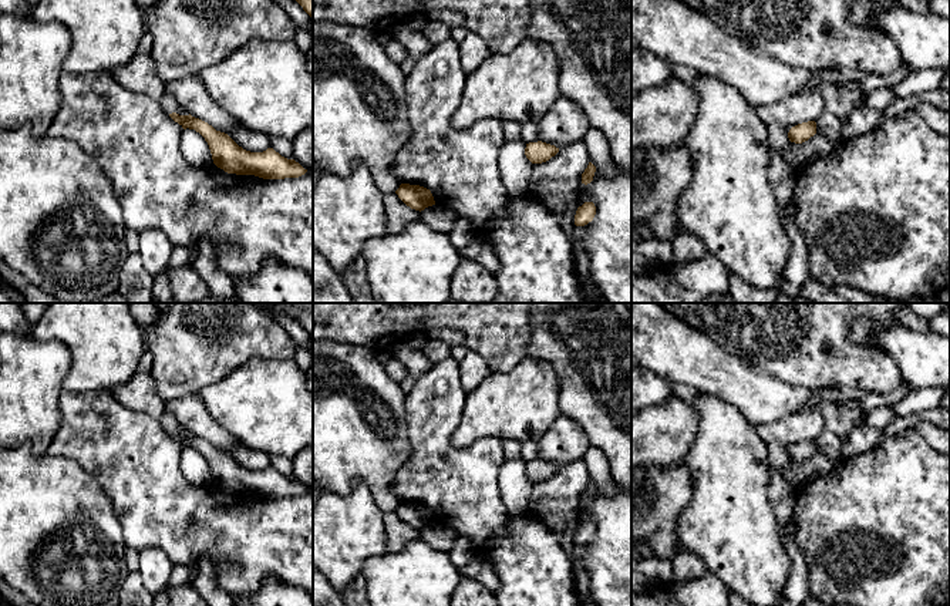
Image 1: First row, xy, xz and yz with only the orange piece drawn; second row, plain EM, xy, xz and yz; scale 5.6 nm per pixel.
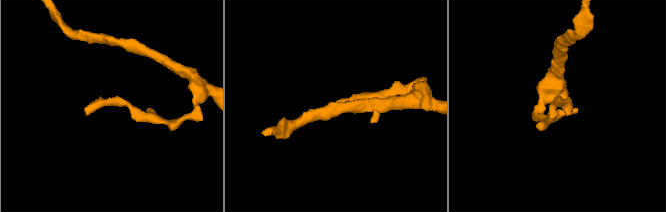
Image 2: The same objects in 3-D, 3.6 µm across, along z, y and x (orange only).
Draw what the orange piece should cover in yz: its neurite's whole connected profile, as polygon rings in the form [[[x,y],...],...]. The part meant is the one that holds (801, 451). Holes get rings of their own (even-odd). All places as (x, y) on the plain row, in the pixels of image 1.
[[[808,440],[792,445],[788,451],[791,461],[802,462],[816,452],[816,441]]]

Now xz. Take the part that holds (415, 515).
[[[401,502],[395,512],[407,525],[420,531],[435,523],[431,509],[420,504]]]

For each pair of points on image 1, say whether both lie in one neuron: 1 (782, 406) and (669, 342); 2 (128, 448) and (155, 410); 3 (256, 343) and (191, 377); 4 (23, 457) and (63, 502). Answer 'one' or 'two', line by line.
1: one
2: two
3: one
4: one

